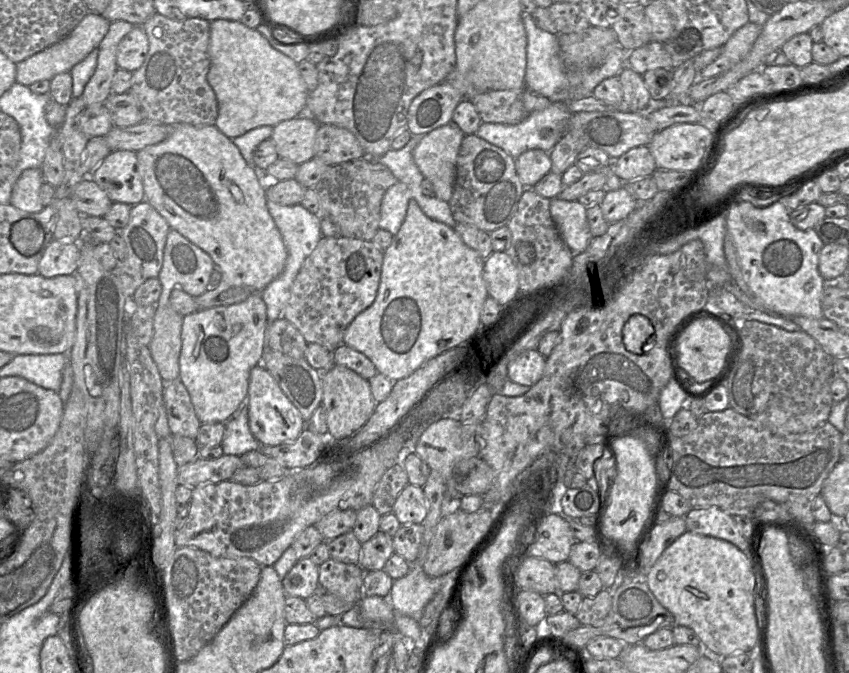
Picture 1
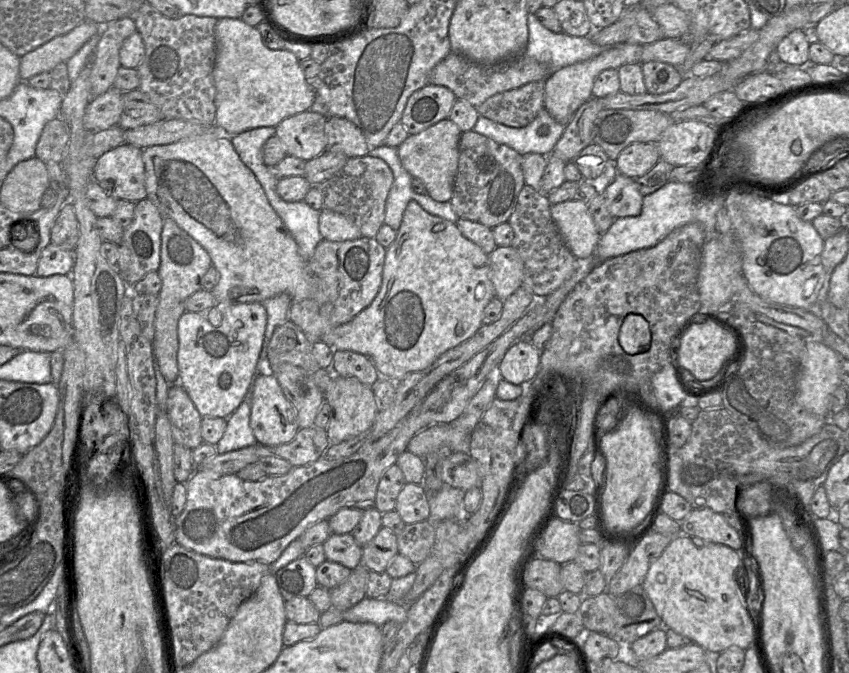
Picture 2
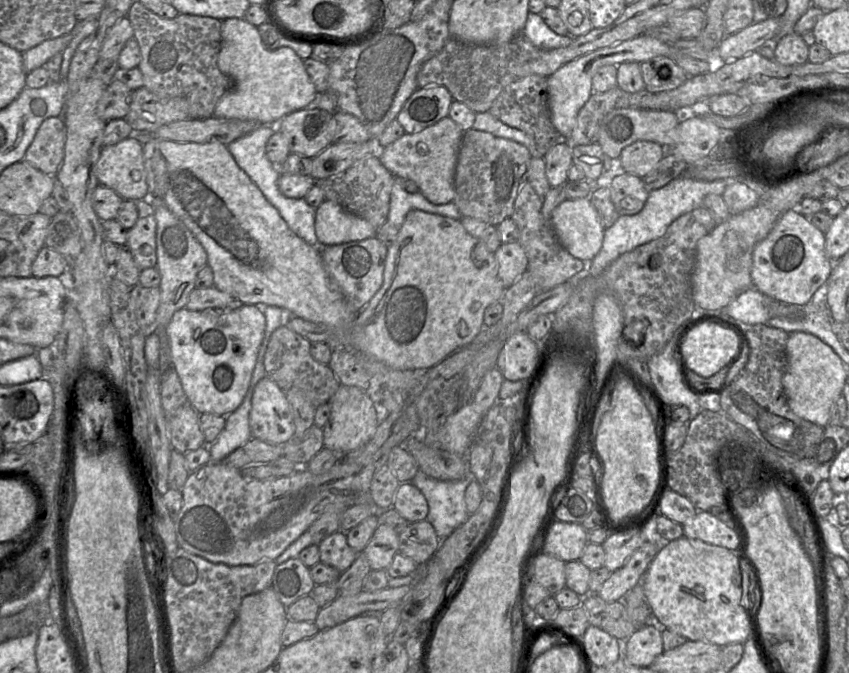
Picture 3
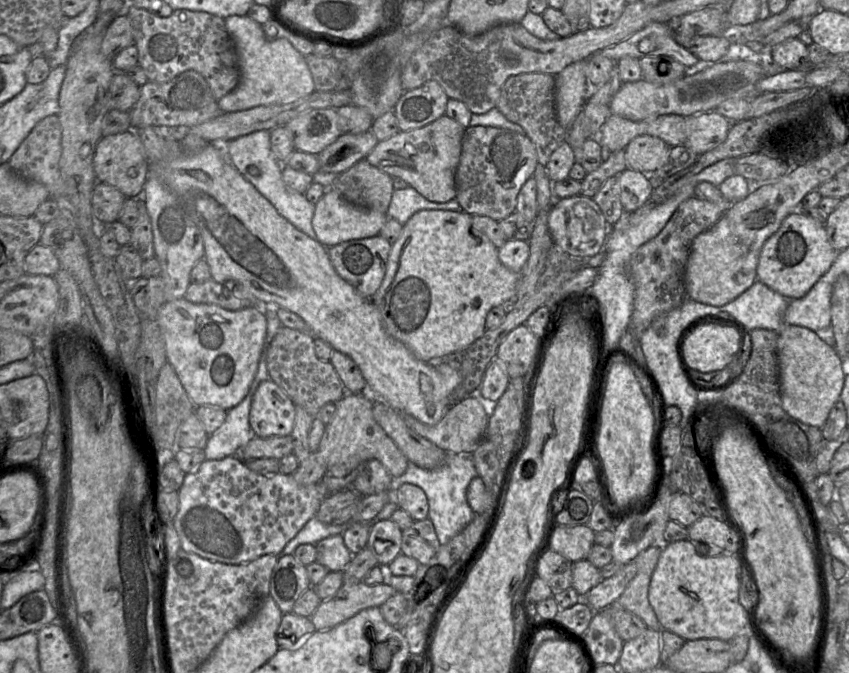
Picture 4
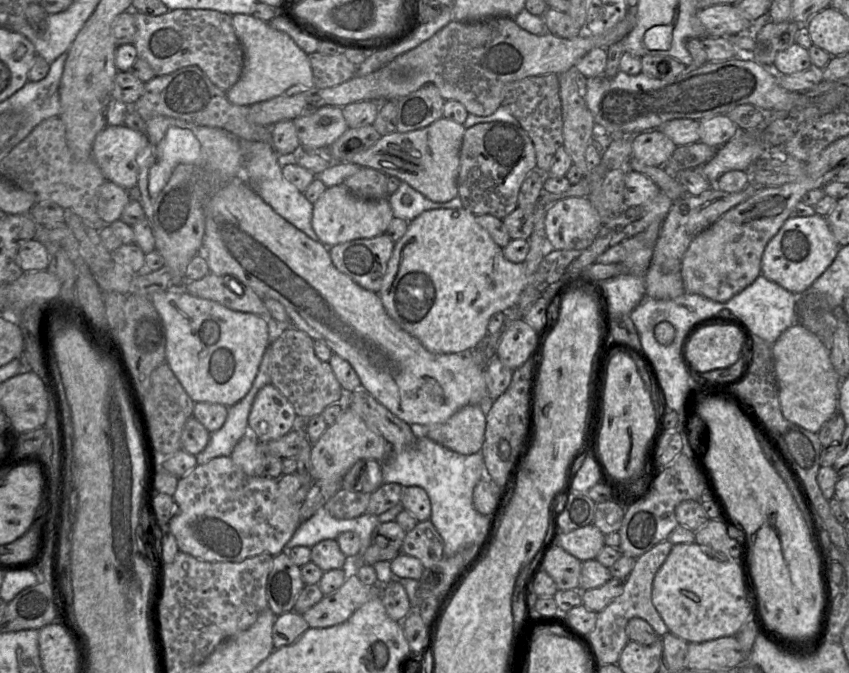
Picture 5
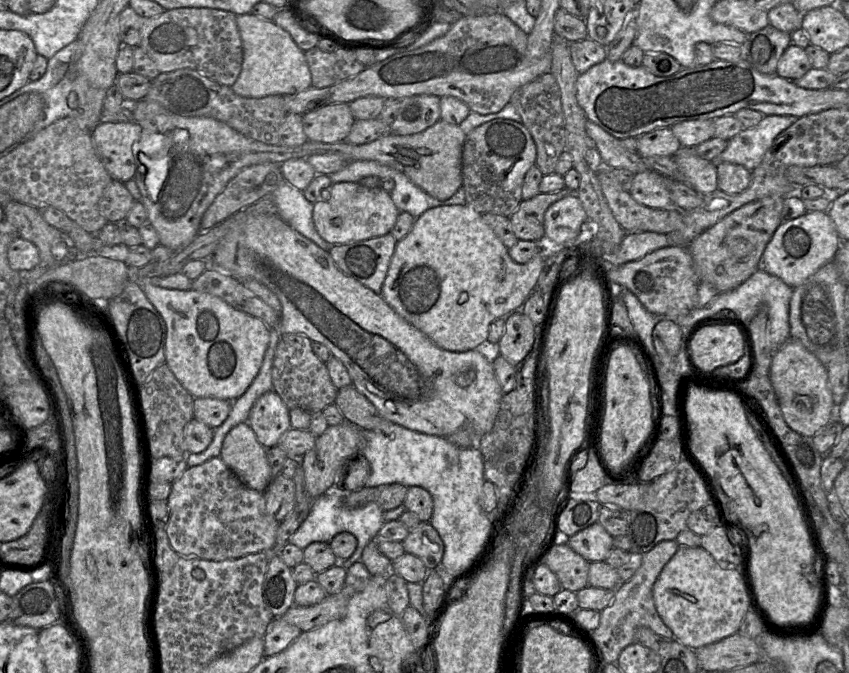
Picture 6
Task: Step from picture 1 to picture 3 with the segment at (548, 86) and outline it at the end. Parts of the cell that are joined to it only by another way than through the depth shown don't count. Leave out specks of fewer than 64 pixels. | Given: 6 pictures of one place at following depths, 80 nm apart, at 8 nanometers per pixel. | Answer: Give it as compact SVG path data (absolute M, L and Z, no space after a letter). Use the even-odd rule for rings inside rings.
M529 12L522 34L536 47L541 49L556 49L568 46L574 37L558 35L543 21L541 16Z

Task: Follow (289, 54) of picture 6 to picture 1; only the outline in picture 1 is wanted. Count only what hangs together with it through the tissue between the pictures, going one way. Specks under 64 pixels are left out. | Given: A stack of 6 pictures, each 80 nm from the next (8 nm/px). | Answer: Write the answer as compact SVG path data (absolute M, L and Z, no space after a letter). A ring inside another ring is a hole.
M211 21L208 56L207 81L218 103L215 126L226 137L234 139L261 126L274 127L297 117L306 106L309 91L298 64L272 48L256 28L248 28L240 21Z

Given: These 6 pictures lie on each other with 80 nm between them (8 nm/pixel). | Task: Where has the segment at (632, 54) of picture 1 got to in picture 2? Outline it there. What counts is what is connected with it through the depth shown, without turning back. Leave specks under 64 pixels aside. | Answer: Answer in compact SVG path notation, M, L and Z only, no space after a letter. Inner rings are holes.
M663 38L644 45L640 64L648 61L659 61L680 68L689 52L690 46L682 40Z

